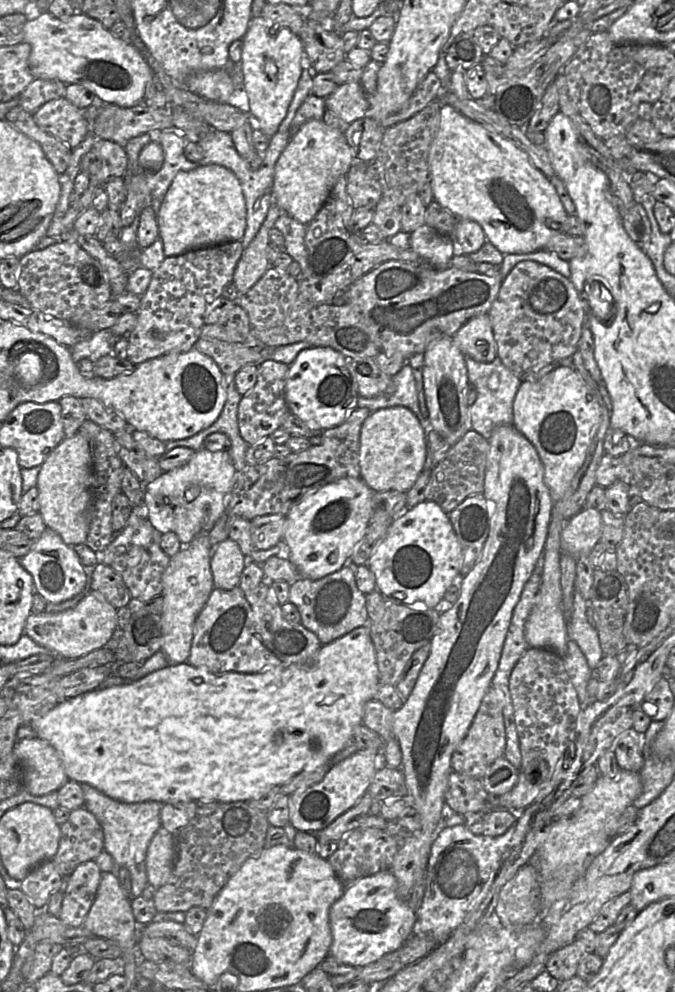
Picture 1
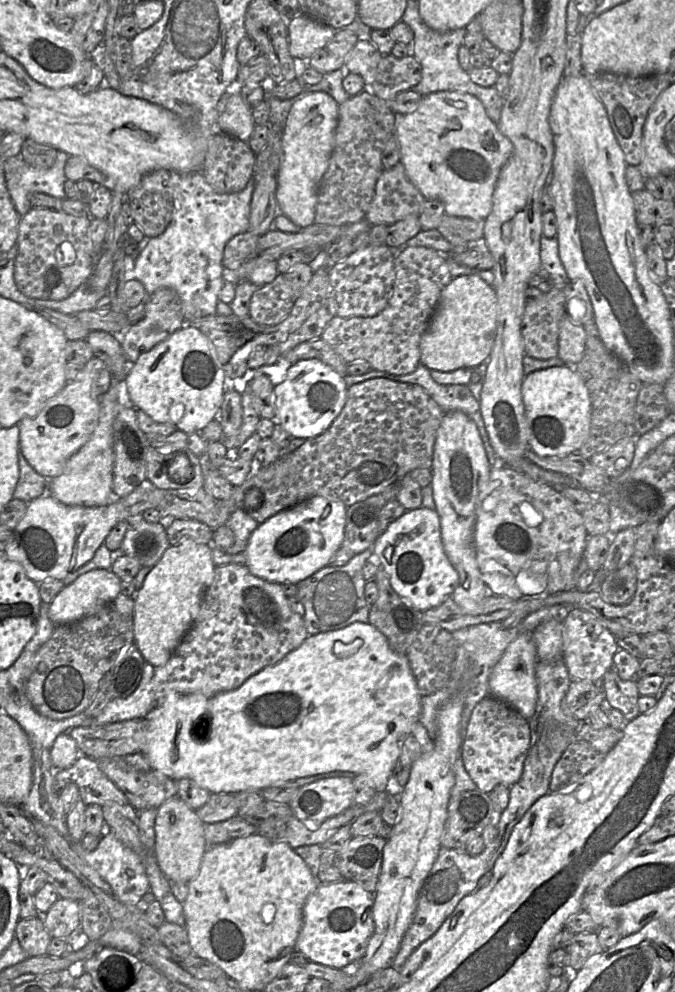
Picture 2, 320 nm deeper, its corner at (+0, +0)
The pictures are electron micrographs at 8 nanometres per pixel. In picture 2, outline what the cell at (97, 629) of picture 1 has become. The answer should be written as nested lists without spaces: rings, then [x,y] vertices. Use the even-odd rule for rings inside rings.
[[[111,569],[82,574],[51,601],[50,620],[54,625],[64,625],[98,613],[121,593],[121,582]]]

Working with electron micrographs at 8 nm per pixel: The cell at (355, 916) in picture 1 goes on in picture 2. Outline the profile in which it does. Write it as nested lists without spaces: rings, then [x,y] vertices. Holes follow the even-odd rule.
[[[356,882],[319,884],[304,904],[295,950],[305,954],[311,962],[335,969],[361,961],[374,933],[373,904],[374,893],[366,891]]]

